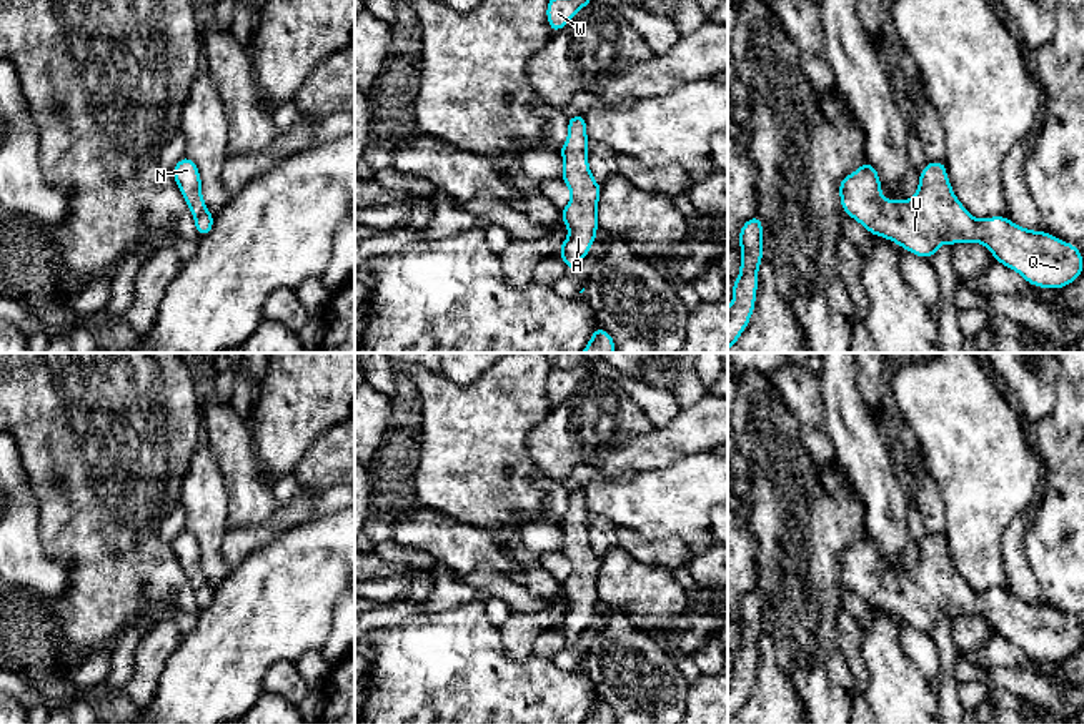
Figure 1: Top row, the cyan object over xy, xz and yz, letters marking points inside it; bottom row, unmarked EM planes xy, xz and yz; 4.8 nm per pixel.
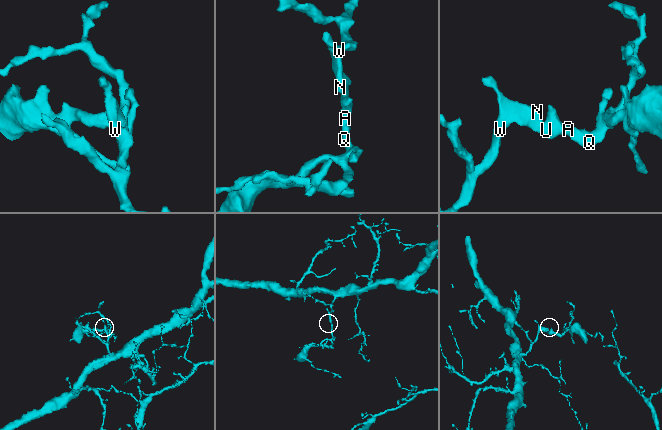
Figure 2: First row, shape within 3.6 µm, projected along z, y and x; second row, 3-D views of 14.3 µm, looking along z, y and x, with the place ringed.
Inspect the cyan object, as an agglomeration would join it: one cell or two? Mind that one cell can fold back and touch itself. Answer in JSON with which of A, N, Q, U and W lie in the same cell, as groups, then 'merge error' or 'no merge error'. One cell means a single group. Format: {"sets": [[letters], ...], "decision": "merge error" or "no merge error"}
{"sets": [["A", "N", "Q", "U", "W"]], "decision": "no merge error"}

